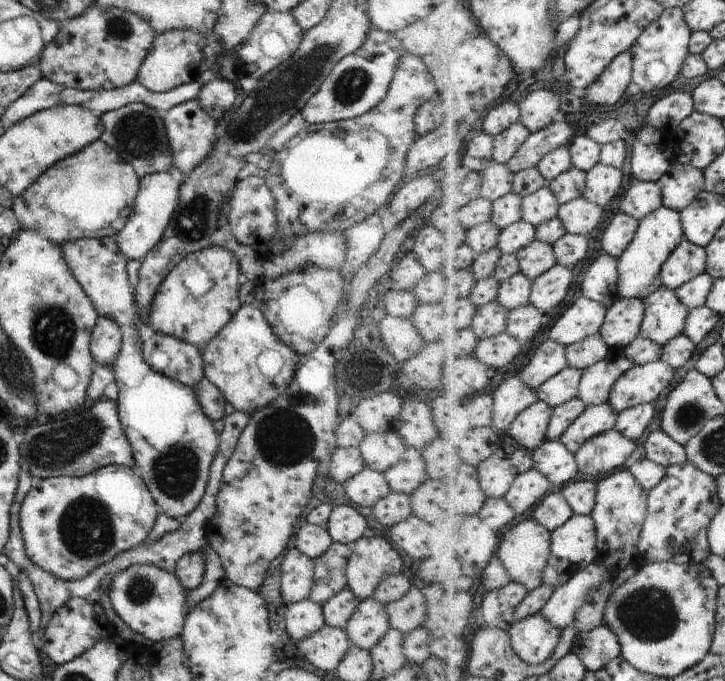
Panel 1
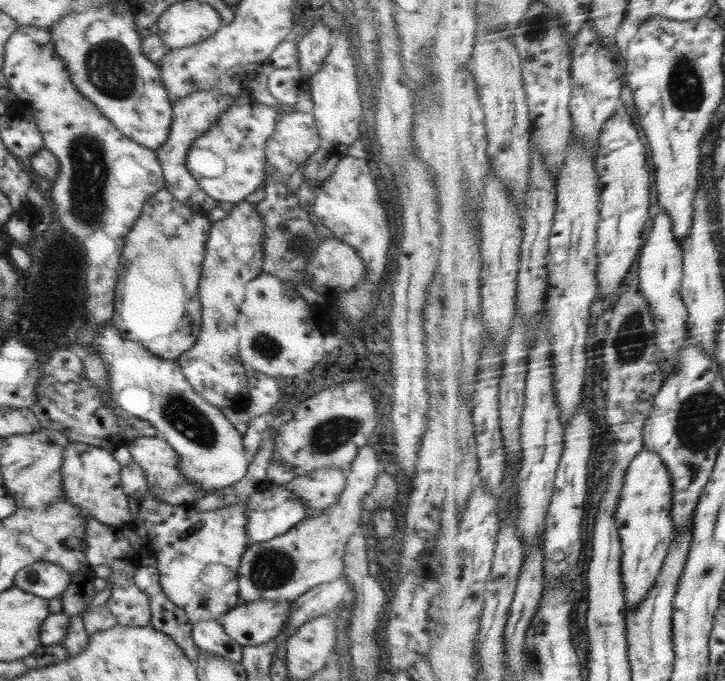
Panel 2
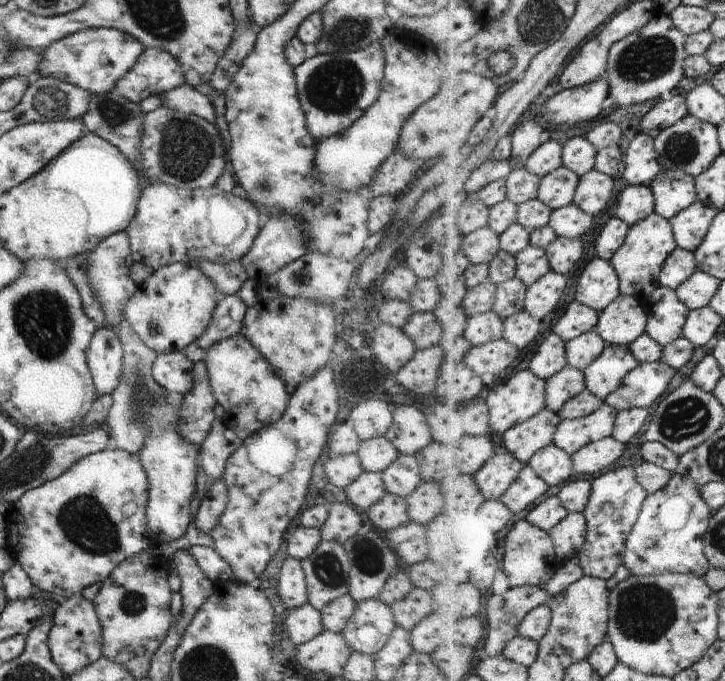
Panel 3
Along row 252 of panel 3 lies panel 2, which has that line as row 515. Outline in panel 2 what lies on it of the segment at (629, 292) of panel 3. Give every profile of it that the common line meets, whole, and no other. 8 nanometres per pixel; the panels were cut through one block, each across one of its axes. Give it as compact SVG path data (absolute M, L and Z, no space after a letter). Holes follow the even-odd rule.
M642 450L628 468L617 514L623 538L623 579L628 613L643 604L651 590L655 588L669 550L675 541L677 529L673 515L675 493L672 471L662 456L652 450Z

